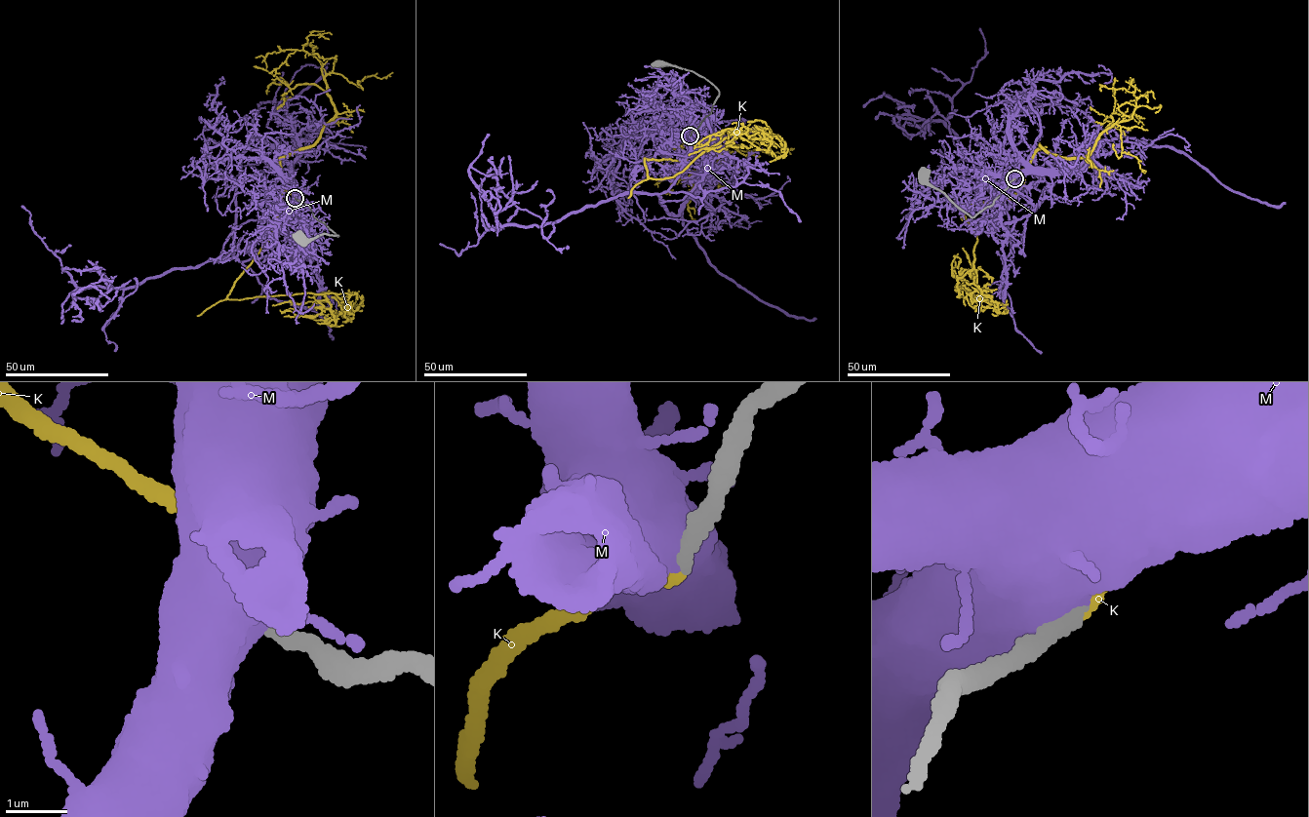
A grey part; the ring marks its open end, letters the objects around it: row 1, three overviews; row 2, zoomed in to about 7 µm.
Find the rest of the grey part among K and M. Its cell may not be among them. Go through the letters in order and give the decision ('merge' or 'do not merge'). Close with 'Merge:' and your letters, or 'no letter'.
K: merge
M: do not merge
Merge: K

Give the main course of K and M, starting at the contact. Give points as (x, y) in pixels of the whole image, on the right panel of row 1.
K: (1014, 178), (1023, 170), (1023, 186), (1011, 198), (959, 207), (978, 240), (973, 283), (999, 312), (1007, 299)
M: (1013, 178), (991, 189), (1006, 204), (996, 213), (1008, 200), (943, 121), (884, 94), (907, 106), (897, 108)

